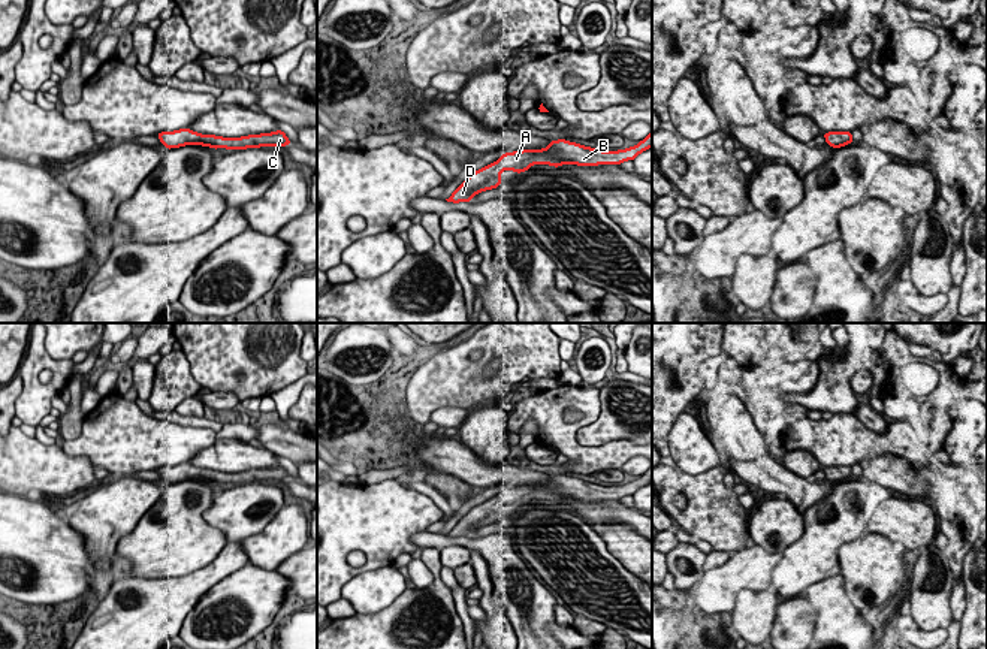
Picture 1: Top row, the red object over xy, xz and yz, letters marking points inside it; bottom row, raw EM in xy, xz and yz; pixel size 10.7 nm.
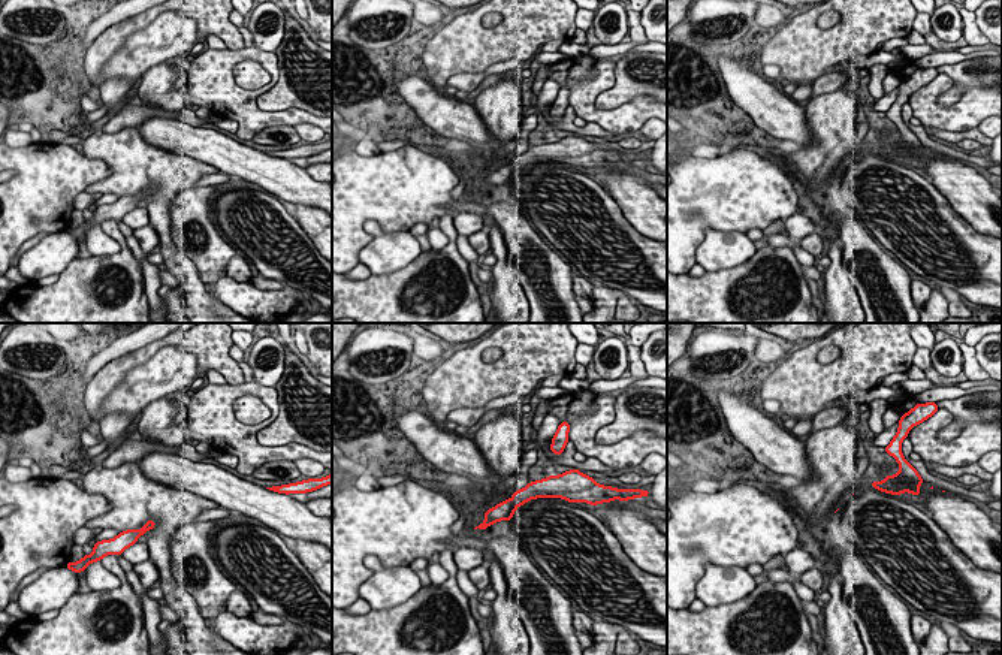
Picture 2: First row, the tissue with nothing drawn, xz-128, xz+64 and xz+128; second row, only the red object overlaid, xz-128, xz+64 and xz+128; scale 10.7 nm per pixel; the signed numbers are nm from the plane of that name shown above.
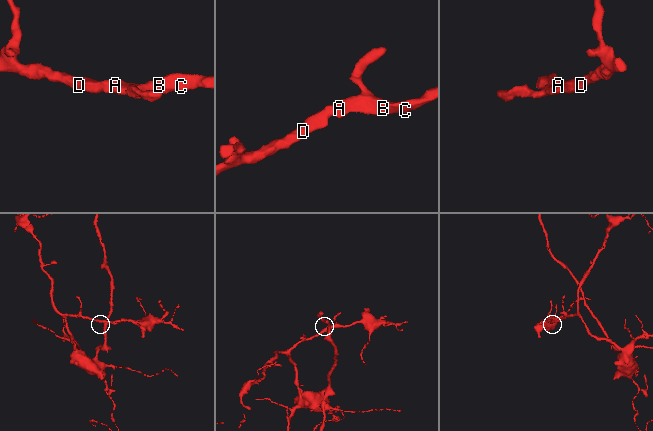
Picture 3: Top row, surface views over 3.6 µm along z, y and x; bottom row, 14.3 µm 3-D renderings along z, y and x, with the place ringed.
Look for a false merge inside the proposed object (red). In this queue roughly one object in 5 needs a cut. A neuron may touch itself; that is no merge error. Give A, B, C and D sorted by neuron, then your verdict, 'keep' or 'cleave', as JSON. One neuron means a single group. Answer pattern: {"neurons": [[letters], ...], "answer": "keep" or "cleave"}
{"neurons": [["A", "B", "C", "D"]], "answer": "keep"}

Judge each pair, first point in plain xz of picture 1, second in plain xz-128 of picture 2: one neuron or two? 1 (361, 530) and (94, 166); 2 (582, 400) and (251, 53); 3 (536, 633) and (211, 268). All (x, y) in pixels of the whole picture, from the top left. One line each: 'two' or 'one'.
1: one
2: one
3: one

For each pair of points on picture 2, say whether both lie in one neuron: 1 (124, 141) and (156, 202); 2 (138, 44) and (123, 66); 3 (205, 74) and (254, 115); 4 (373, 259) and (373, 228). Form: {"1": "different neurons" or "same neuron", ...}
{"1": "same neuron", "2": "same neuron", "3": "same neuron", "4": "same neuron"}

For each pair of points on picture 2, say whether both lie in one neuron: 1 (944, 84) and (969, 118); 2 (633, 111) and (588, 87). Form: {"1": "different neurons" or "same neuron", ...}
{"1": "same neuron", "2": "same neuron"}

